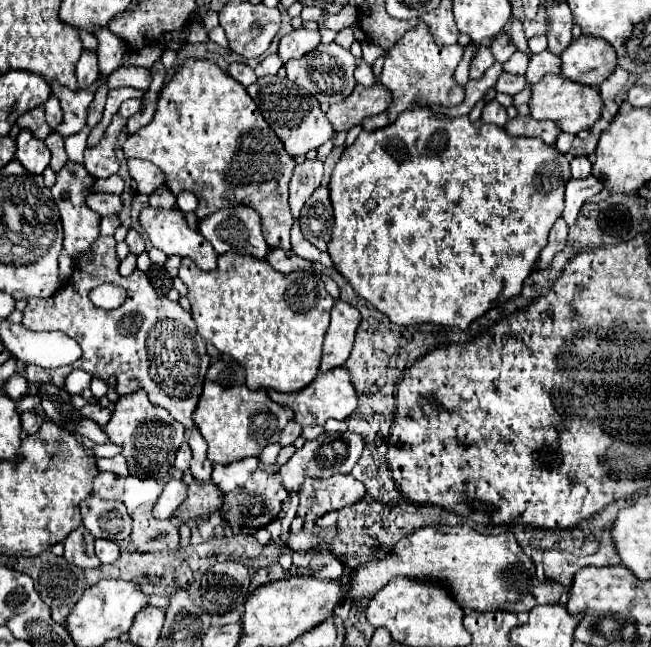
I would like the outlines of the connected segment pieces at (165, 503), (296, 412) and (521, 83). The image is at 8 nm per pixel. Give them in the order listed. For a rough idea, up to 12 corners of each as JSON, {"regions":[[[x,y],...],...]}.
{"regions":[[[173,479],[159,495],[153,517],[169,519],[185,499],[187,487]],[[343,367],[297,393],[267,391],[301,427],[343,421],[357,393]],[[501,73],[497,93],[517,95],[527,85],[523,75]]]}

